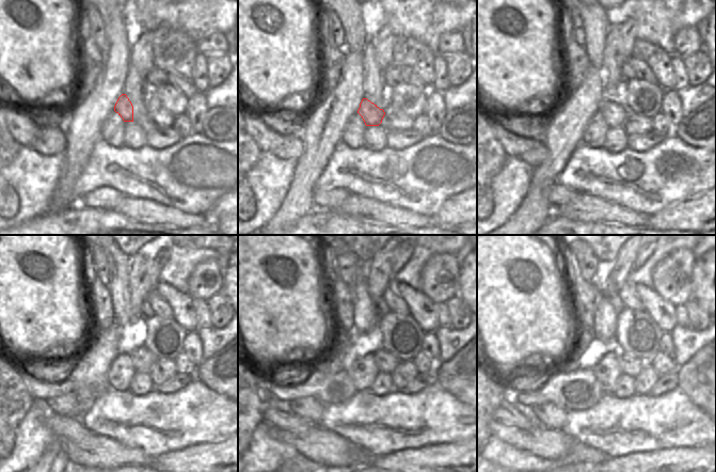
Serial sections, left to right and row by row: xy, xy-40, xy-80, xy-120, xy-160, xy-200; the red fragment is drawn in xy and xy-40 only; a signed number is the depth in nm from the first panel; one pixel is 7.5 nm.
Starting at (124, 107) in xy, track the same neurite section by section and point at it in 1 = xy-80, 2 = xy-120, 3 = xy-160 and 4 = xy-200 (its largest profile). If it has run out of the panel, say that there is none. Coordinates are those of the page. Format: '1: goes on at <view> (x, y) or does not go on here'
1: goes on at xy-80 (615, 114)
2: goes on at xy-120 (143, 360)
3: goes on at xy-160 (385, 362)
4: goes on at xy-200 (630, 365)

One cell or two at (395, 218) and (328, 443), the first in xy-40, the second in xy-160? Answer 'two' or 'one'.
one

